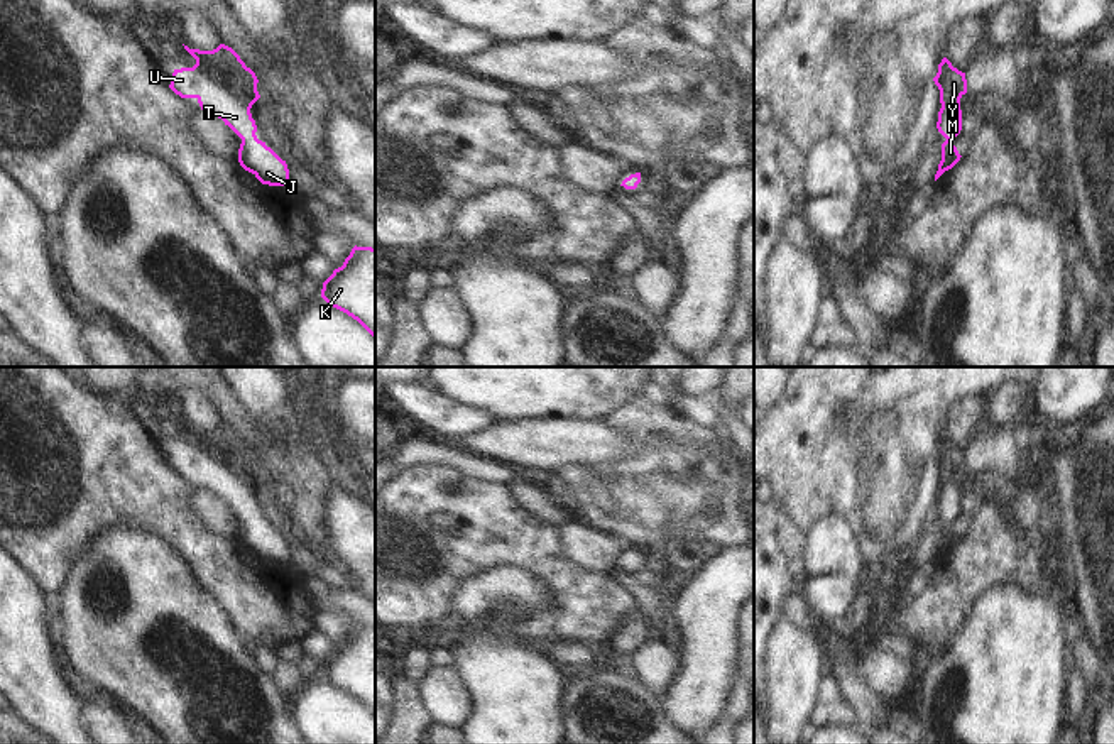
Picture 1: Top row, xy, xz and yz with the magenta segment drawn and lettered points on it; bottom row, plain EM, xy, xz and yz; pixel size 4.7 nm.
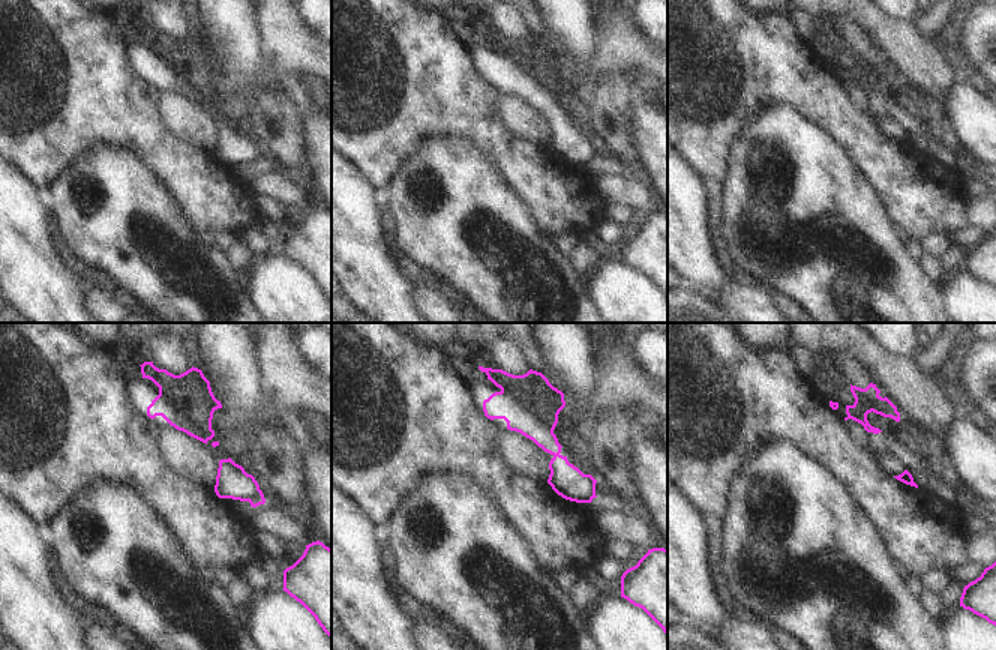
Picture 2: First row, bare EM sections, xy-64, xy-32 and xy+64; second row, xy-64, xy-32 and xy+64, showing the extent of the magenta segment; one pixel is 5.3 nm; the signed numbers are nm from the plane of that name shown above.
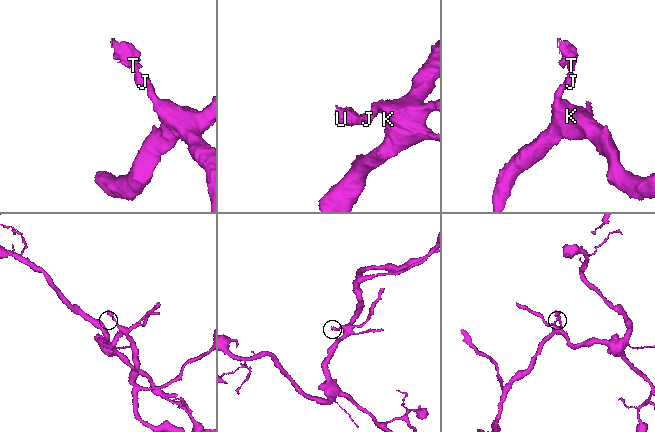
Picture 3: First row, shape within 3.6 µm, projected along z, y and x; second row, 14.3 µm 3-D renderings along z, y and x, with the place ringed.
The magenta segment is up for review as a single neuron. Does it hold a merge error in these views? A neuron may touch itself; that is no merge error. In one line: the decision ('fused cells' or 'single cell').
single cell

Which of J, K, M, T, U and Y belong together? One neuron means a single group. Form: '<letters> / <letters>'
J K M T U Y

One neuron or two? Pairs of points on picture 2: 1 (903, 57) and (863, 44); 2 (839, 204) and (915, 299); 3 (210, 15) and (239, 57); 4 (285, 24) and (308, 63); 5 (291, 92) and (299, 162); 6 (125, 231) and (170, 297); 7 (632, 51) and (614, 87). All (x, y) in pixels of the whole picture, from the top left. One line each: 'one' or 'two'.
1: two
2: one
3: one
4: one
5: two
6: one
7: two

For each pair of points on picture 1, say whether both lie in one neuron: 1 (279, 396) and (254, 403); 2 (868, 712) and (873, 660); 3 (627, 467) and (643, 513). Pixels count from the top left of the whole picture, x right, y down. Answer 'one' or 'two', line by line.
1: one
2: two
3: one

